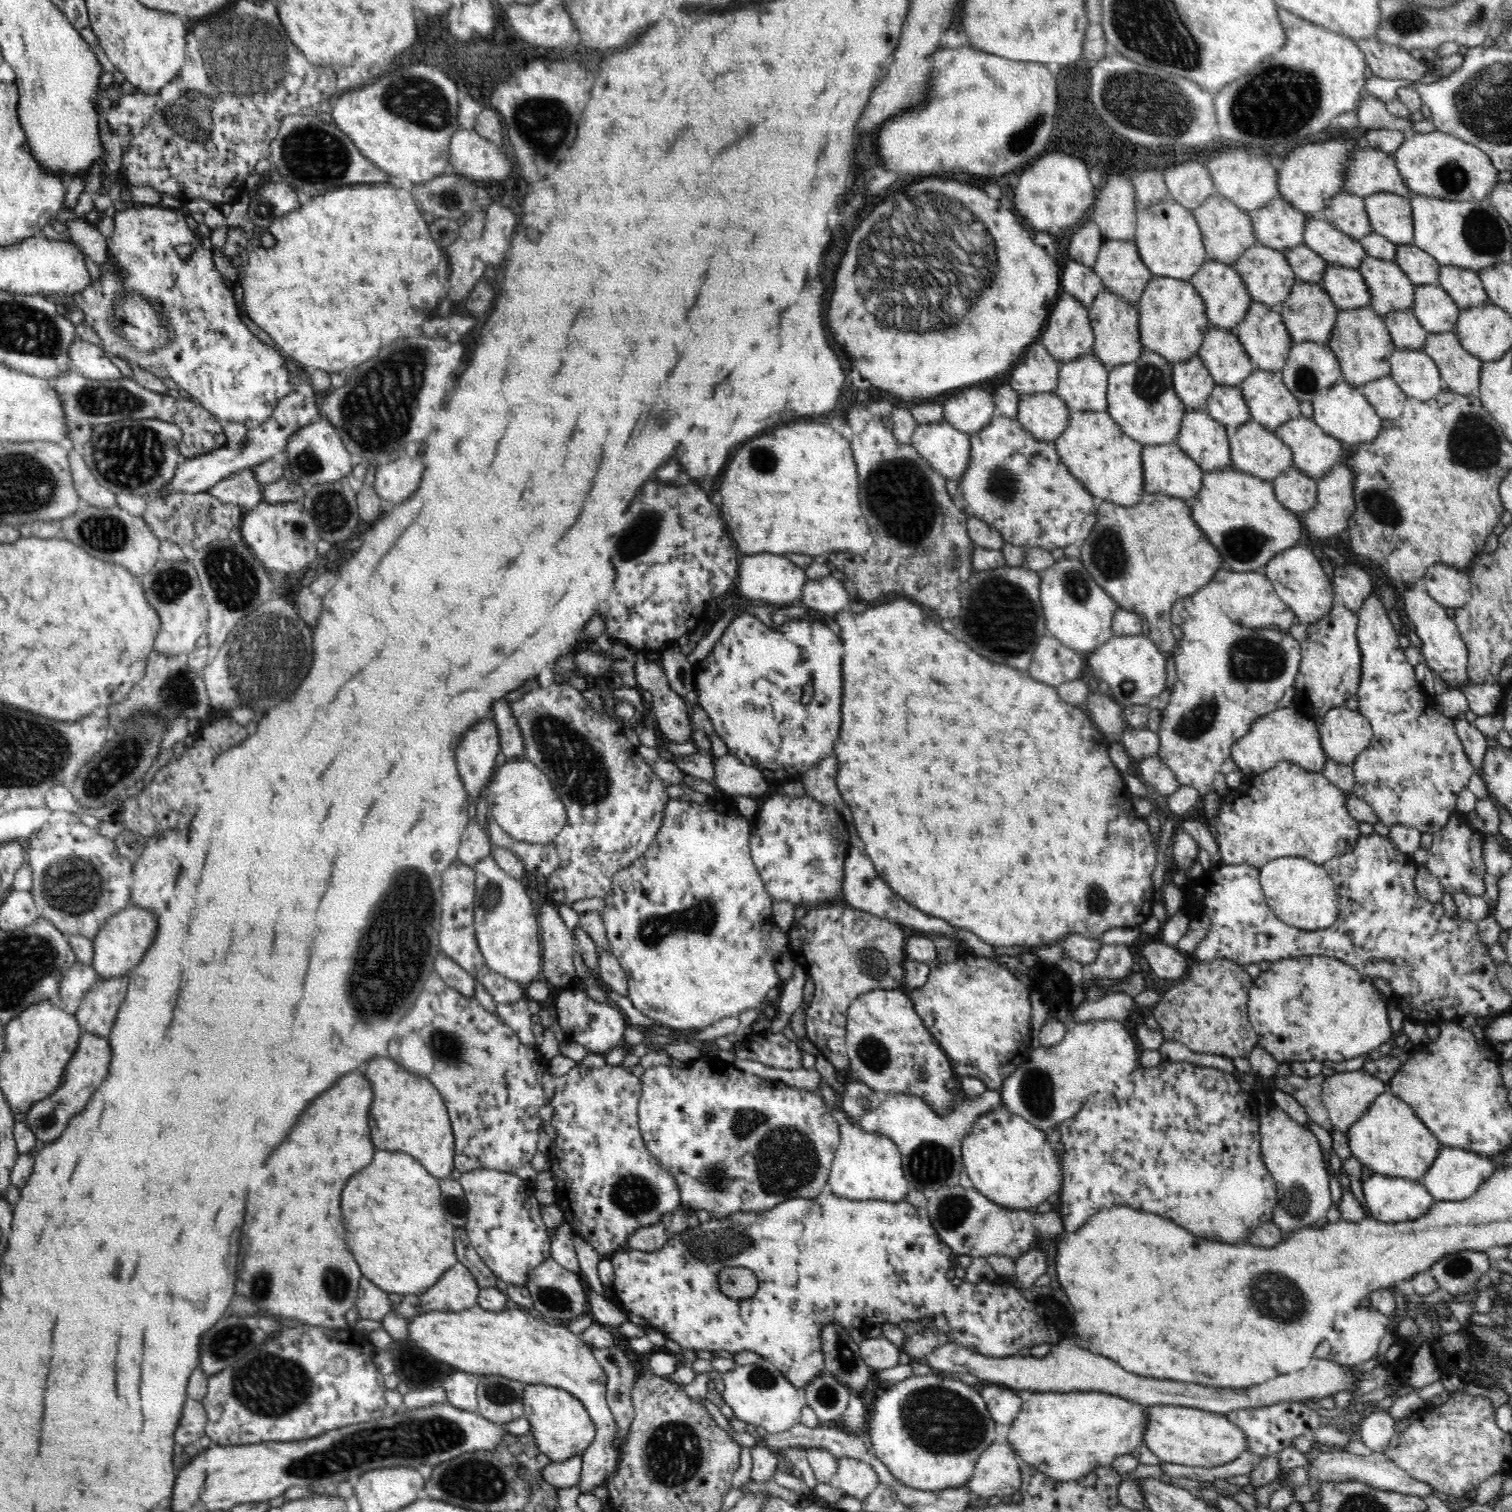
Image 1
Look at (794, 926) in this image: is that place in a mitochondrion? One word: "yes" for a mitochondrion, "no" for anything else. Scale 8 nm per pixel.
no

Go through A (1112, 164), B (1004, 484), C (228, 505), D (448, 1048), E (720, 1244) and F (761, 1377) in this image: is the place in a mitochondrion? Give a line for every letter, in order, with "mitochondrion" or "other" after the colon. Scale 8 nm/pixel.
A: other
B: mitochondrion
C: other
D: mitochondrion
E: mitochondrion
F: mitochondrion

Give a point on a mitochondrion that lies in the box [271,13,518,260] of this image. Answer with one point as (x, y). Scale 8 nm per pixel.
(313, 155)

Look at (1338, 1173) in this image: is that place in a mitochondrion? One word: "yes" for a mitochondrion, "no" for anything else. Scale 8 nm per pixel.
no

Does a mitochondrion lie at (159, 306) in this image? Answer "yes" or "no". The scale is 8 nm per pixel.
no

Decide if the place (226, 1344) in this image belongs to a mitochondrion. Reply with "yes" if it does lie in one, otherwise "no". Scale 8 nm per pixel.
yes

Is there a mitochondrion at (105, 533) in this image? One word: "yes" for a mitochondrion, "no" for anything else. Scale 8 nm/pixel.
yes

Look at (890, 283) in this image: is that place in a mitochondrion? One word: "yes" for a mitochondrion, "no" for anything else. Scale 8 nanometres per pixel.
yes

